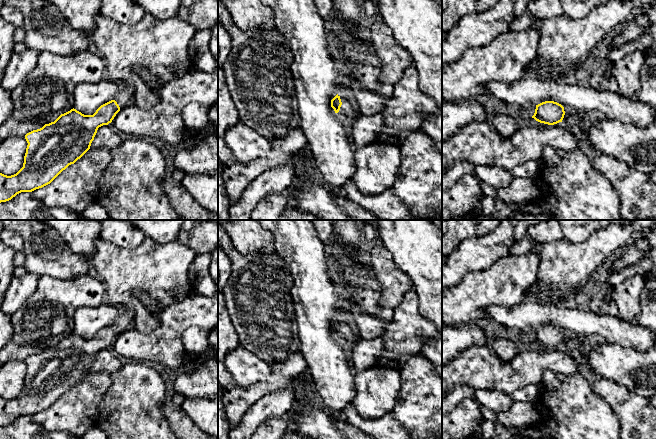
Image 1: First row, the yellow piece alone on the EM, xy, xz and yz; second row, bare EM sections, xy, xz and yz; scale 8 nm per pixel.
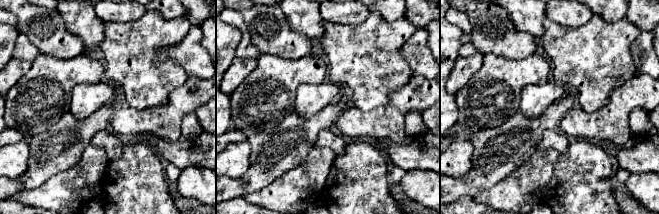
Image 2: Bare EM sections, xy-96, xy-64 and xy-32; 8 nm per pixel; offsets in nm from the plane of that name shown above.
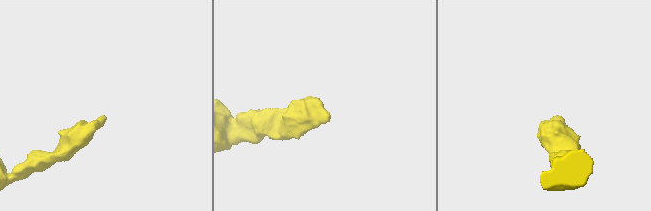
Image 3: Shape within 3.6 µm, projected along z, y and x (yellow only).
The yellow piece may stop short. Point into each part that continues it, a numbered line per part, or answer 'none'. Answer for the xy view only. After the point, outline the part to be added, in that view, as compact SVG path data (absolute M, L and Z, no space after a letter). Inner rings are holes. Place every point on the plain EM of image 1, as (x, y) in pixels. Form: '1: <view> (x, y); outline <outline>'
1: xy (125, 319); outline M123 307L113 324L117 326L120 333L133 326L135 311L131 307Z

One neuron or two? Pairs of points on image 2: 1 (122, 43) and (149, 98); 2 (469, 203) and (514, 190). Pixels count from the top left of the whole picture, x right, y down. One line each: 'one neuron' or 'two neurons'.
1: one neuron
2: two neurons

